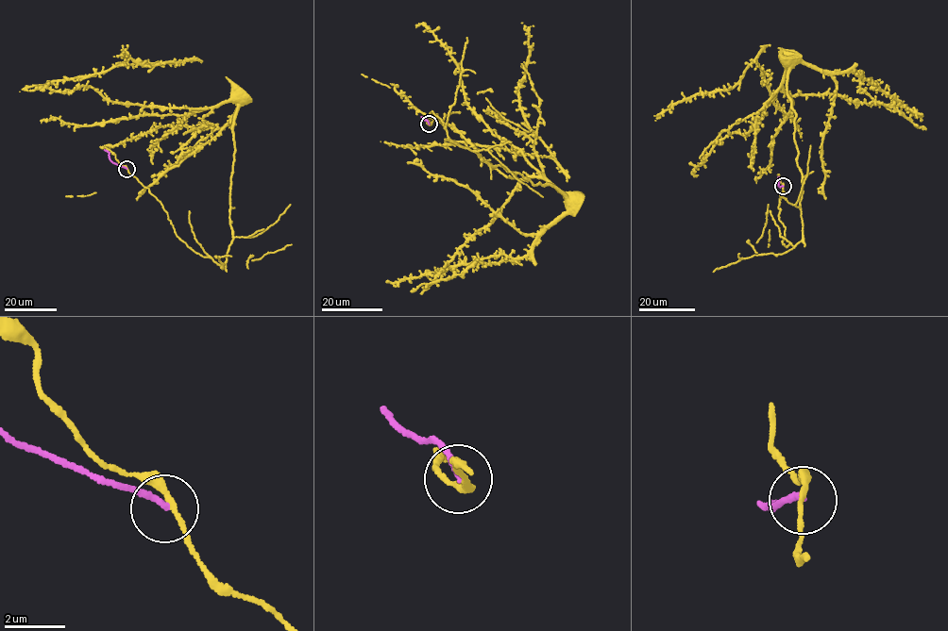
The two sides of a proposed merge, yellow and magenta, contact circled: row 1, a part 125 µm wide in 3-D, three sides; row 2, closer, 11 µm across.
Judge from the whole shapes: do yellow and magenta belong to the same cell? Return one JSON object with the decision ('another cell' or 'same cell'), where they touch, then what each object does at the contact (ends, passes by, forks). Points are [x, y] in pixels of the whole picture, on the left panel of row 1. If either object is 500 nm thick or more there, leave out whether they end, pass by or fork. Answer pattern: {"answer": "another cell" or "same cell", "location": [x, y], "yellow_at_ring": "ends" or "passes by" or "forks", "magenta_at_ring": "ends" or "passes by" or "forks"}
{"answer": "another cell", "location": [126, 169], "yellow_at_ring": "passes by", "magenta_at_ring": "ends"}

